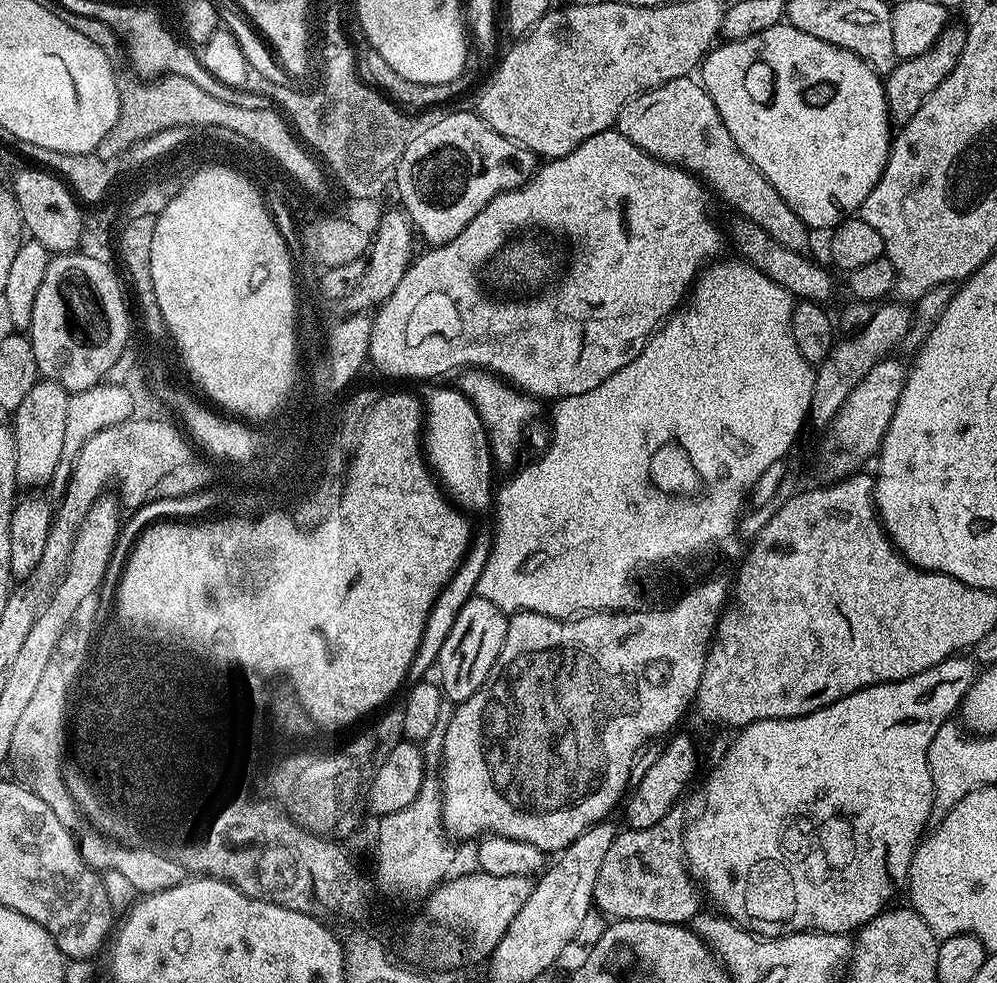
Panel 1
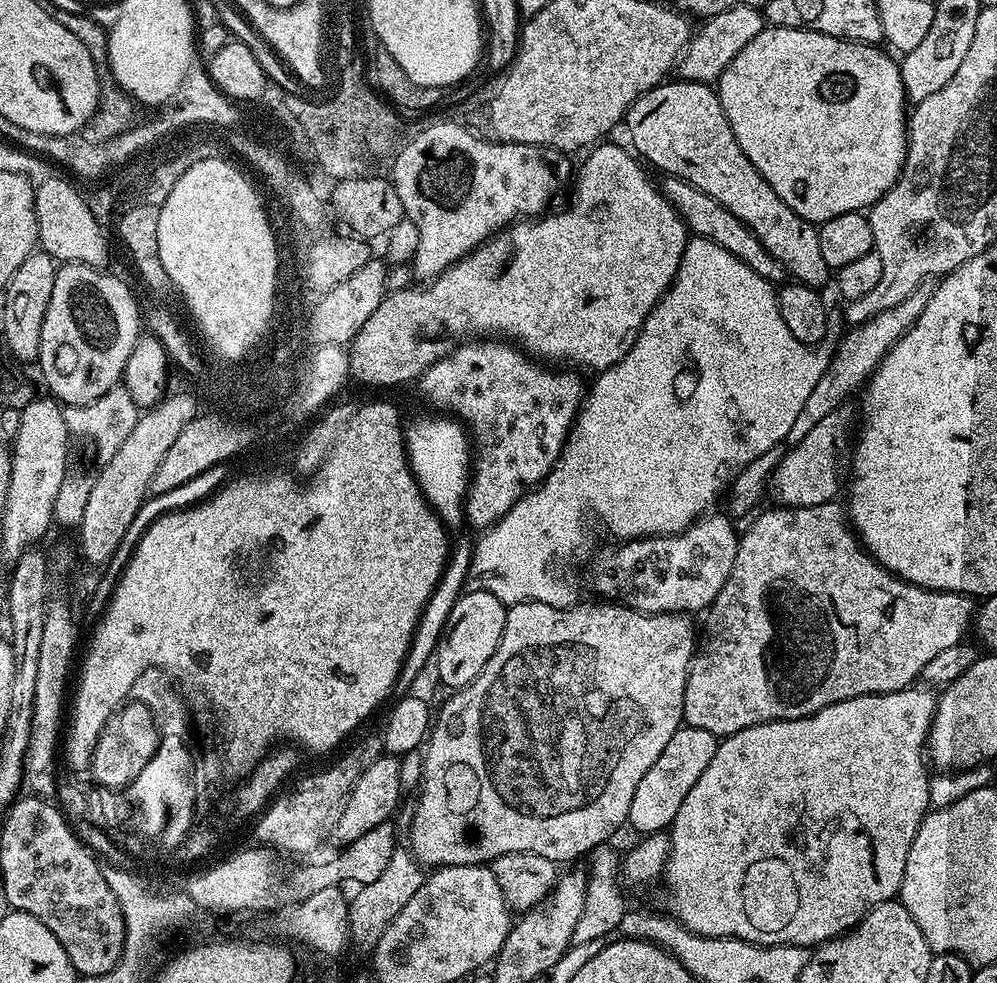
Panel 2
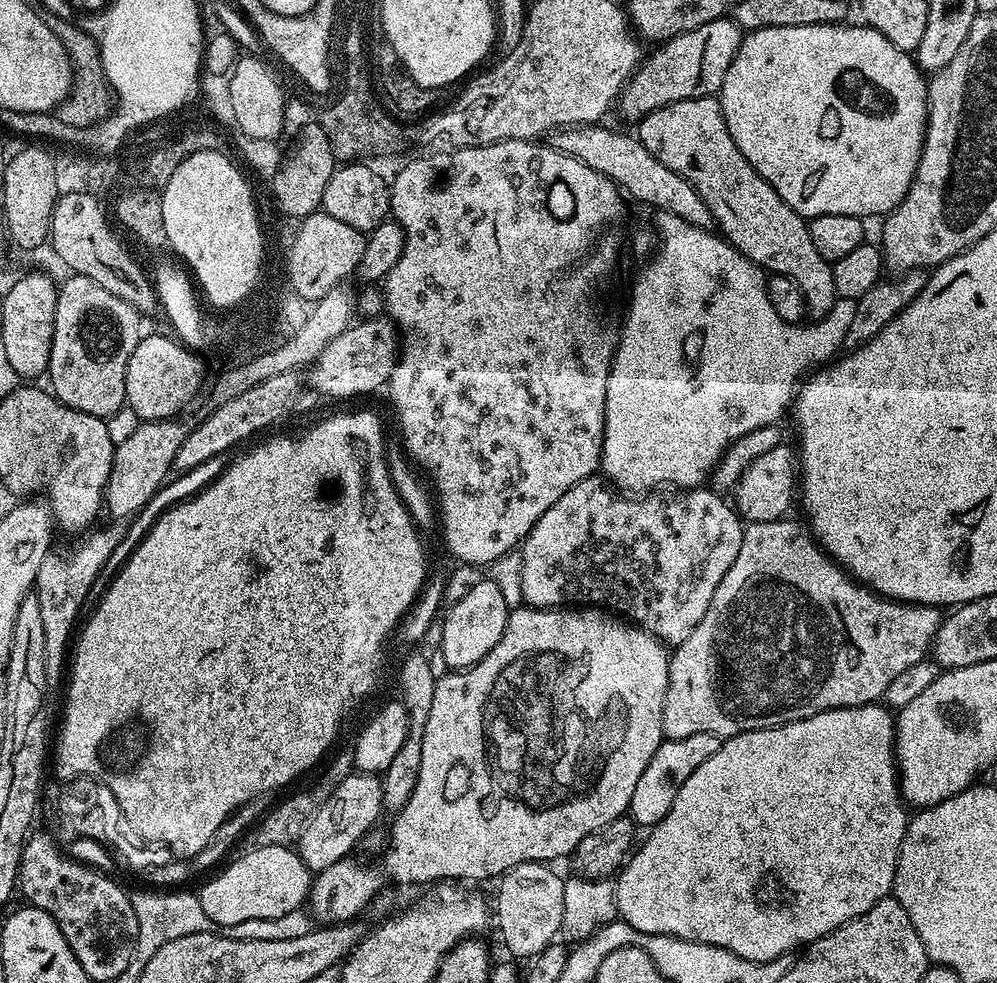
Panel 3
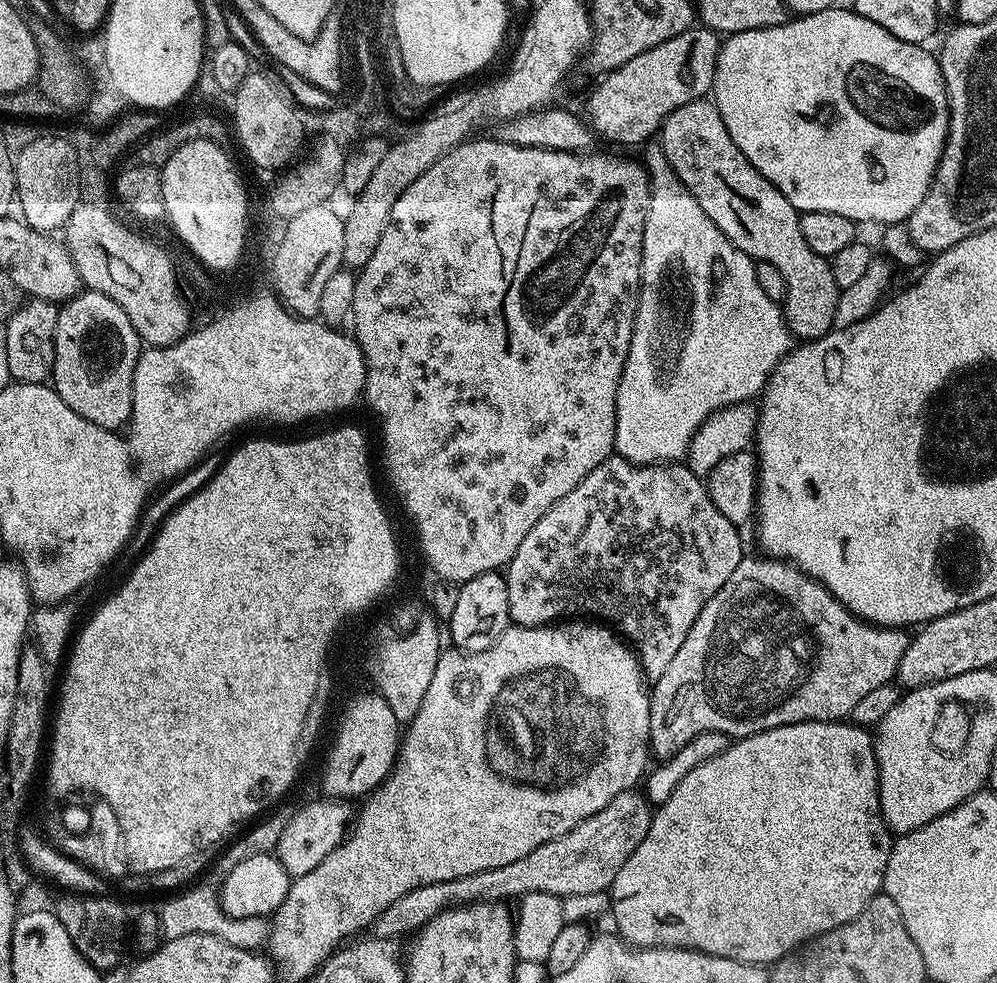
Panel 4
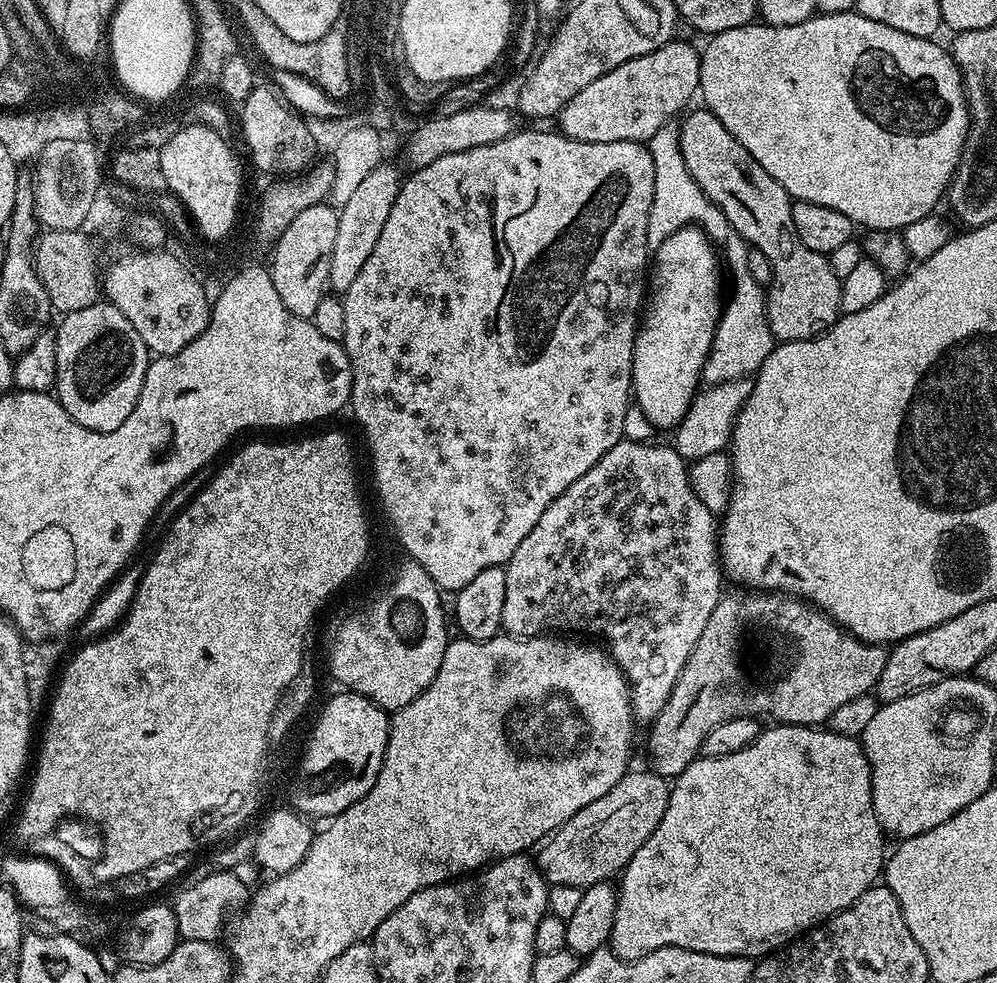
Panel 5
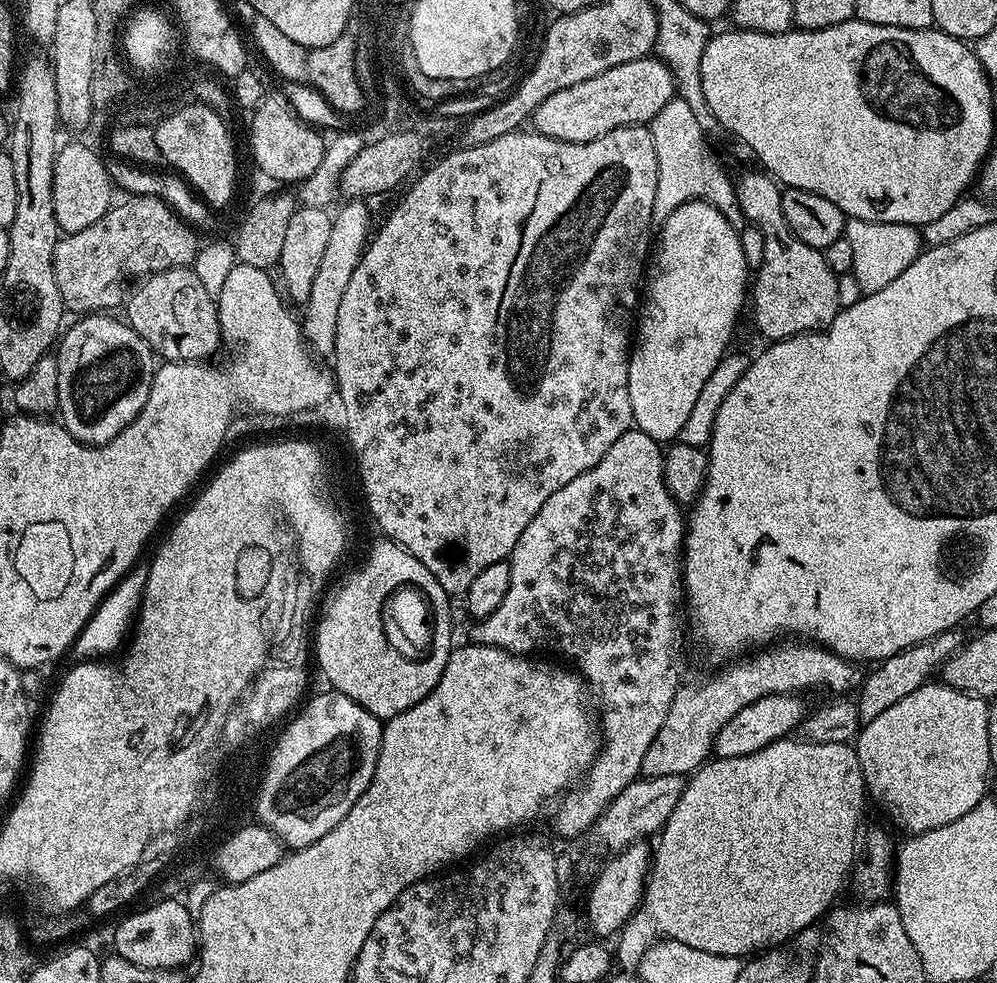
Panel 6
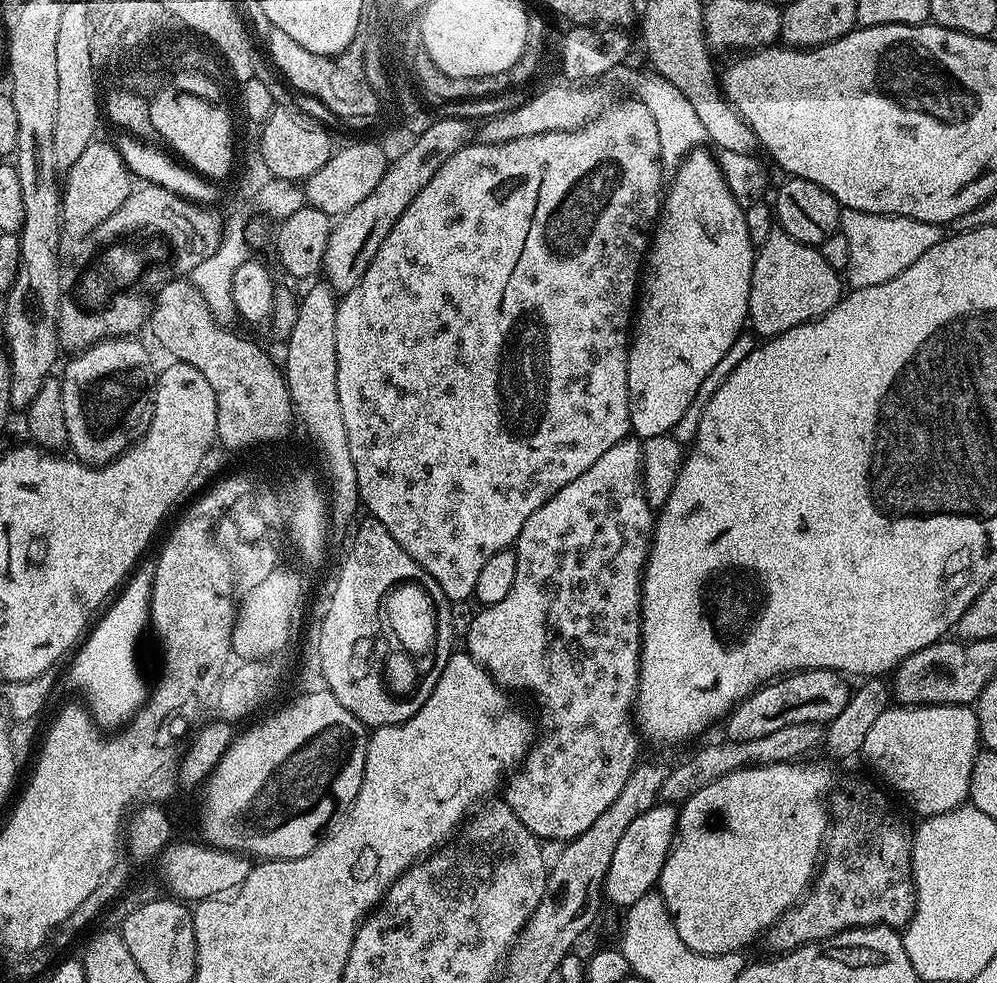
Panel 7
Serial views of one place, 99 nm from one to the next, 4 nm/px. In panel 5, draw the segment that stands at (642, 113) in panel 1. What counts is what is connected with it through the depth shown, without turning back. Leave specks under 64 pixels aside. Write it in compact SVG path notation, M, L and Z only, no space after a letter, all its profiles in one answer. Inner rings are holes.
M703 106L697 108L697 112L689 111L678 124L682 162L686 162L686 170L690 170L690 178L694 178L694 182L698 182L700 189L713 200L718 210L726 214L730 227L749 246L757 248L769 259L772 280L766 288L766 315L773 337L783 342L785 340L811 340L814 336L821 336L842 315L841 281L834 274L834 270L830 270L827 255L810 250L810 246L806 246L806 242L798 238L798 230L794 230L792 217L794 201L787 190L778 186L778 182L774 182L774 178L770 178L770 174L766 174L766 170L762 170L758 162L754 162L754 158L740 145L738 138L734 138L734 134L730 134L730 130L726 130L726 126L718 122L714 113Z

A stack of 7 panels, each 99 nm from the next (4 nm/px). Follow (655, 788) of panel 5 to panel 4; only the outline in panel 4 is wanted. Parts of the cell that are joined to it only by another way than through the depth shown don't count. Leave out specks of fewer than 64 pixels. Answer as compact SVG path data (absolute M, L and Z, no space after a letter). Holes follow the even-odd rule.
M633 790L618 794L618 798L598 810L598 814L583 820L578 826L574 826L574 830L530 850L530 854L526 854L526 858L518 858L518 862L446 882L423 884L418 886L418 890L410 890L410 894L402 894L398 902L390 902L390 906L386 906L382 914L378 914L374 925L375 935L382 940L395 941L396 936L402 936L406 932L413 933L430 918L447 908L455 908L457 904L487 900L504 902L509 899L507 896L521 898L528 892L546 892L561 898L607 893L614 878L618 878L618 870L626 866L626 858L630 858L630 854L638 850L638 842L646 838L653 811L653 805L649 804L643 791Z

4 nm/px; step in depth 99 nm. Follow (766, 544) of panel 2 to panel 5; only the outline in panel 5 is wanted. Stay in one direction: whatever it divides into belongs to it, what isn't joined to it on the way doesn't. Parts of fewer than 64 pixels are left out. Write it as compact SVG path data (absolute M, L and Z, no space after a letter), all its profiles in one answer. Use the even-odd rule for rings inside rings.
M743 590L744 592L725 591L721 595L718 606L714 606L714 614L710 614L710 622L706 622L706 630L702 630L702 638L694 646L686 666L682 666L682 672L678 674L678 682L674 682L674 690L670 690L670 698L666 698L666 706L657 714L656 719L650 725L652 733L648 736L648 760L651 771L657 772L659 776L665 778L675 778L690 766L690 762L701 755L704 747L706 734L714 730L714 726L722 726L730 718L765 718L769 716L769 721L781 724L806 724L809 726L823 725L838 710L838 706L843 706L845 702L851 702L853 698L869 695L875 689L878 678L882 676L882 666L886 666L888 652L879 644L867 644L864 640L853 636L846 629L841 628L835 620L831 620L825 612L820 611L815 604L800 599L799 596L789 596L787 592L779 590L775 592L765 592L763 590Z

